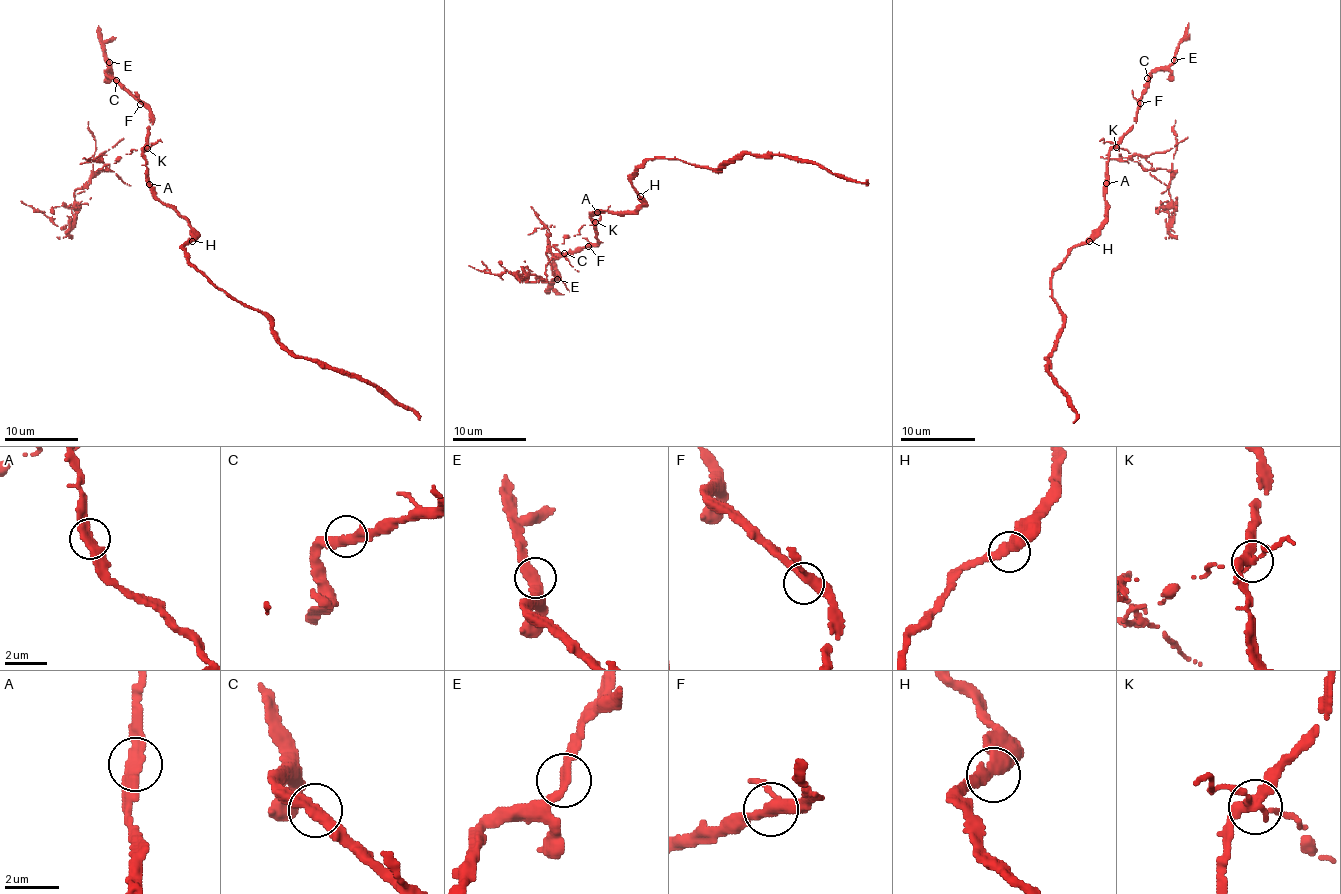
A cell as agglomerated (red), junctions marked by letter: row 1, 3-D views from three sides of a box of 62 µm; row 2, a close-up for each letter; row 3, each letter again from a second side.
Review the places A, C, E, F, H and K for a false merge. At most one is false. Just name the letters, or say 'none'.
K

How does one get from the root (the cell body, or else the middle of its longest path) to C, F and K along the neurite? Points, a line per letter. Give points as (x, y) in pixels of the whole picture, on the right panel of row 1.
C: (1089, 237), (1104, 219), (1110, 149), (1132, 125), (1147, 78)
F: (1089, 237), (1104, 219), (1110, 149), (1132, 125), (1140, 103)
K: (1089, 237), (1104, 219), (1108, 155), (1116, 148)

